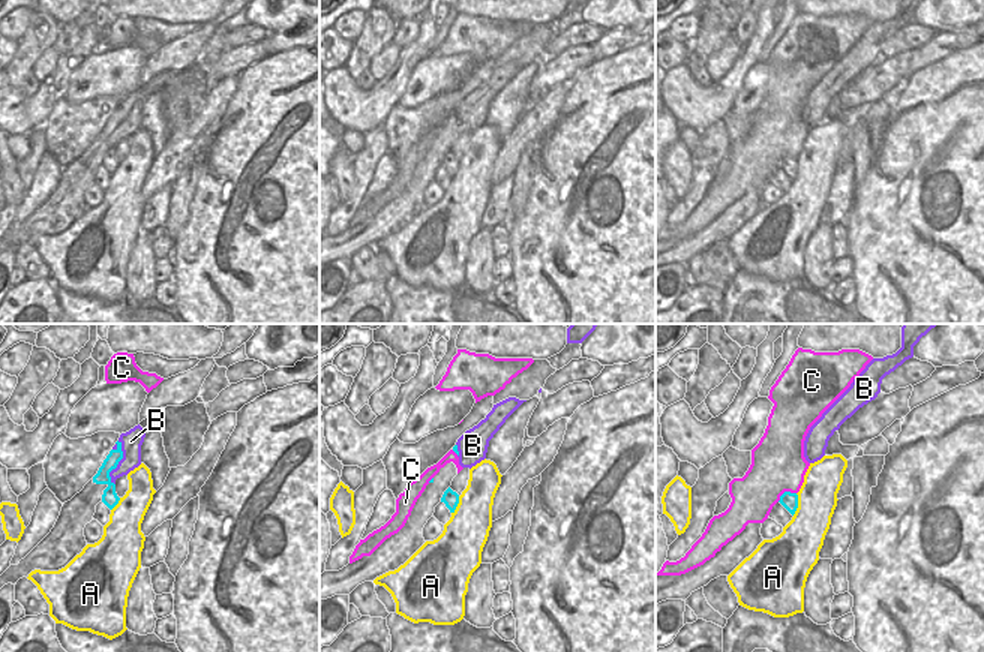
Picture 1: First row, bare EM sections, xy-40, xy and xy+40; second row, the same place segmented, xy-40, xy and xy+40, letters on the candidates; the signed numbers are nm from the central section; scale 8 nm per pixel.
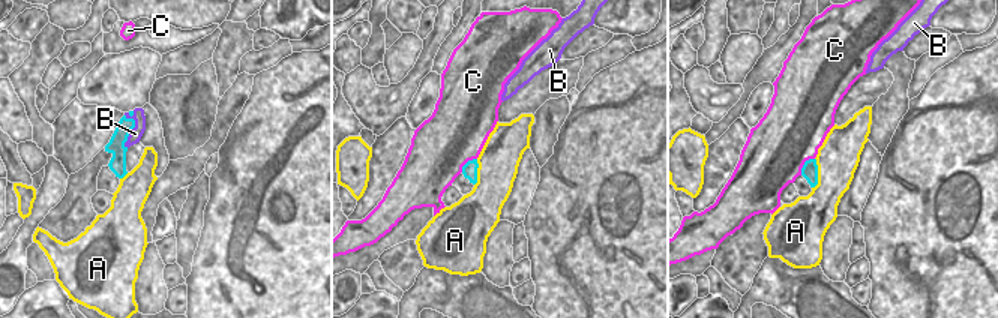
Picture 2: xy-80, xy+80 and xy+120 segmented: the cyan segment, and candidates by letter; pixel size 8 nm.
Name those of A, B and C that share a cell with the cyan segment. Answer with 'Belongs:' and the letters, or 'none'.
Belongs: none

